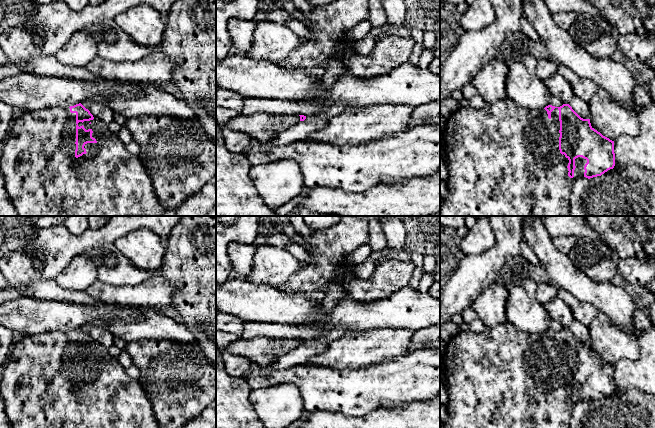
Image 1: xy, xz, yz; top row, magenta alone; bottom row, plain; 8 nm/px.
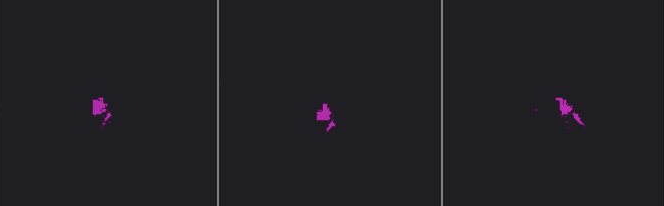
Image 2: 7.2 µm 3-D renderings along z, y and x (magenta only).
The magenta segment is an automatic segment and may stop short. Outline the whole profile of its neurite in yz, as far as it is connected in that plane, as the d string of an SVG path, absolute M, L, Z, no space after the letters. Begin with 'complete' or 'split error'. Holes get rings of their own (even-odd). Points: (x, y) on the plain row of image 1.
split error; M507 320L476 333L460 330L447 343L442 376L447 385L447 419L440 428L569 428L576 402L601 400L615 390L614 365L595 354L569 328L529 334Z

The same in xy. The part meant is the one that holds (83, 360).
split error; M81 327L67 332L47 331L23 336L18 343L12 346L4 365L0 396L4 401L5 411L13 428L160 428L152 404L138 379L129 377L117 358L111 356L107 348L95 343Z

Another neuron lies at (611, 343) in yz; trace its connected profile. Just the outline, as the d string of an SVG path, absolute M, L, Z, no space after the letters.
M599 311L588 328L591 350L603 360L615 365L621 359L638 359L638 338L615 326L604 313Z

